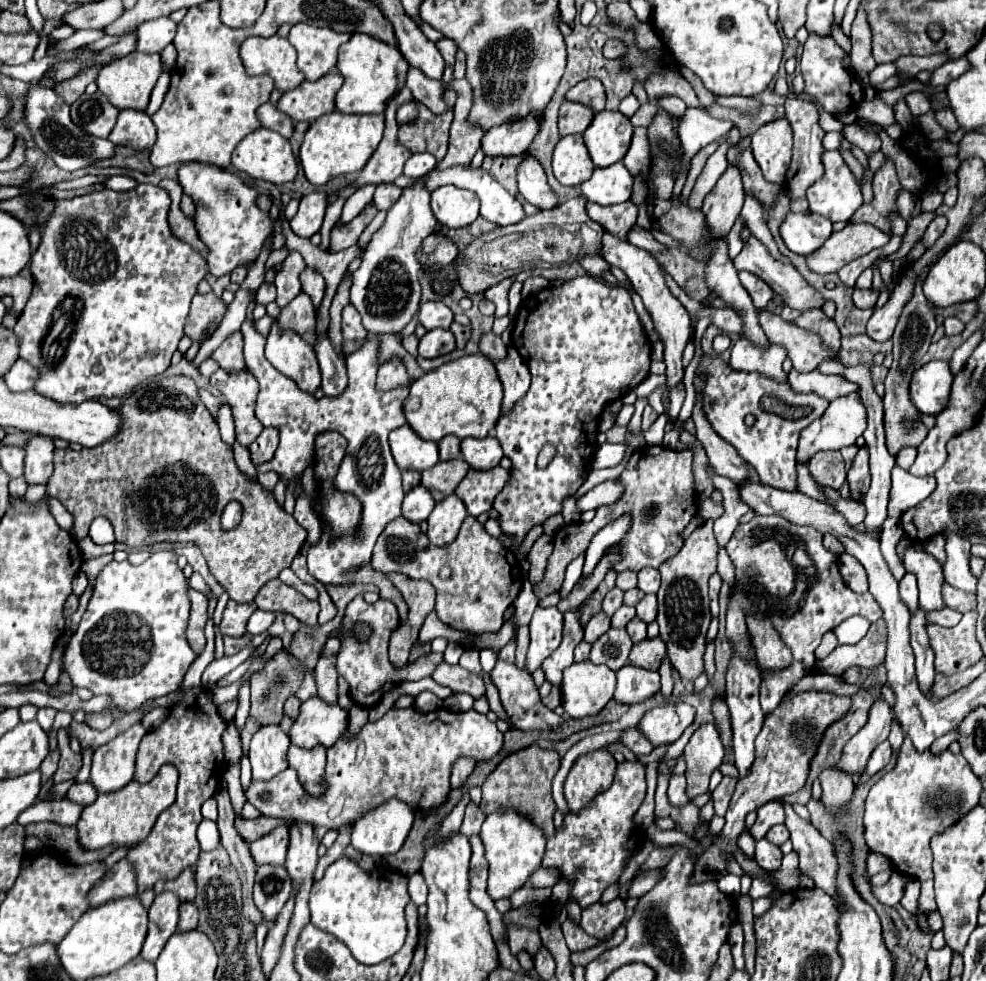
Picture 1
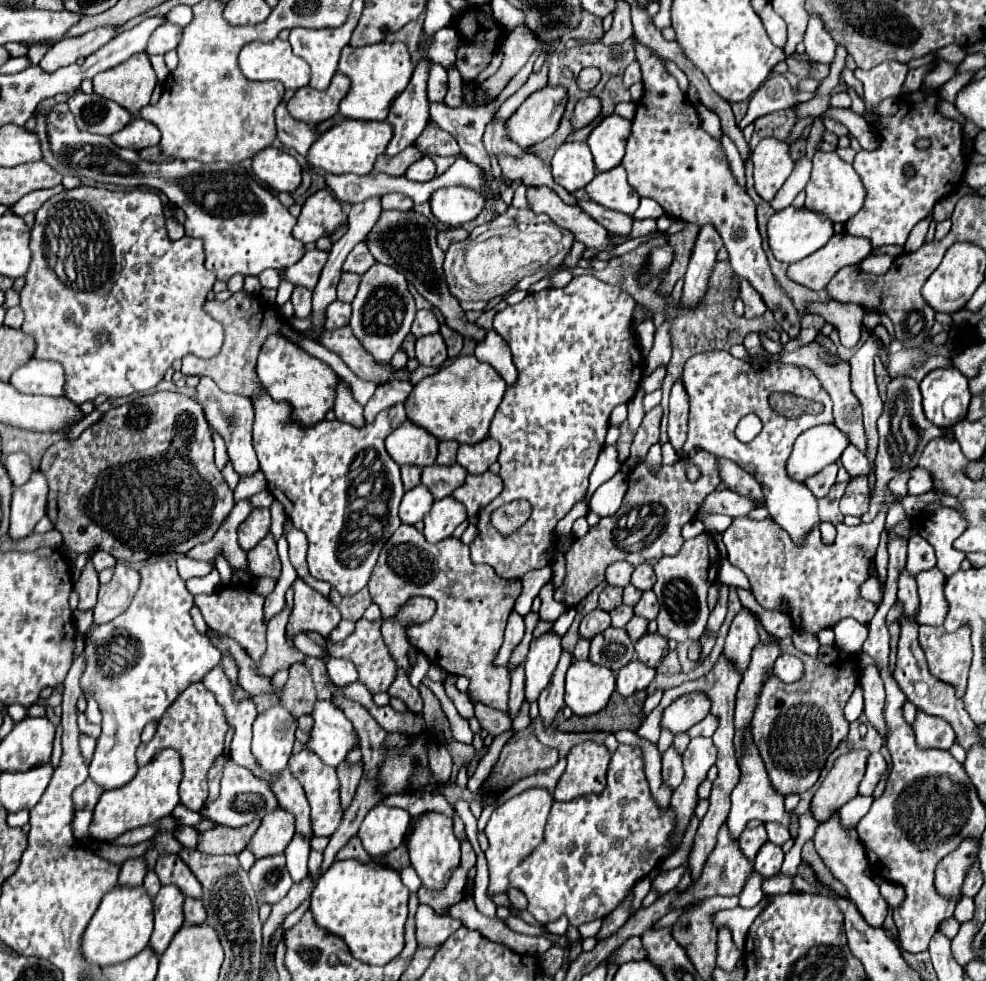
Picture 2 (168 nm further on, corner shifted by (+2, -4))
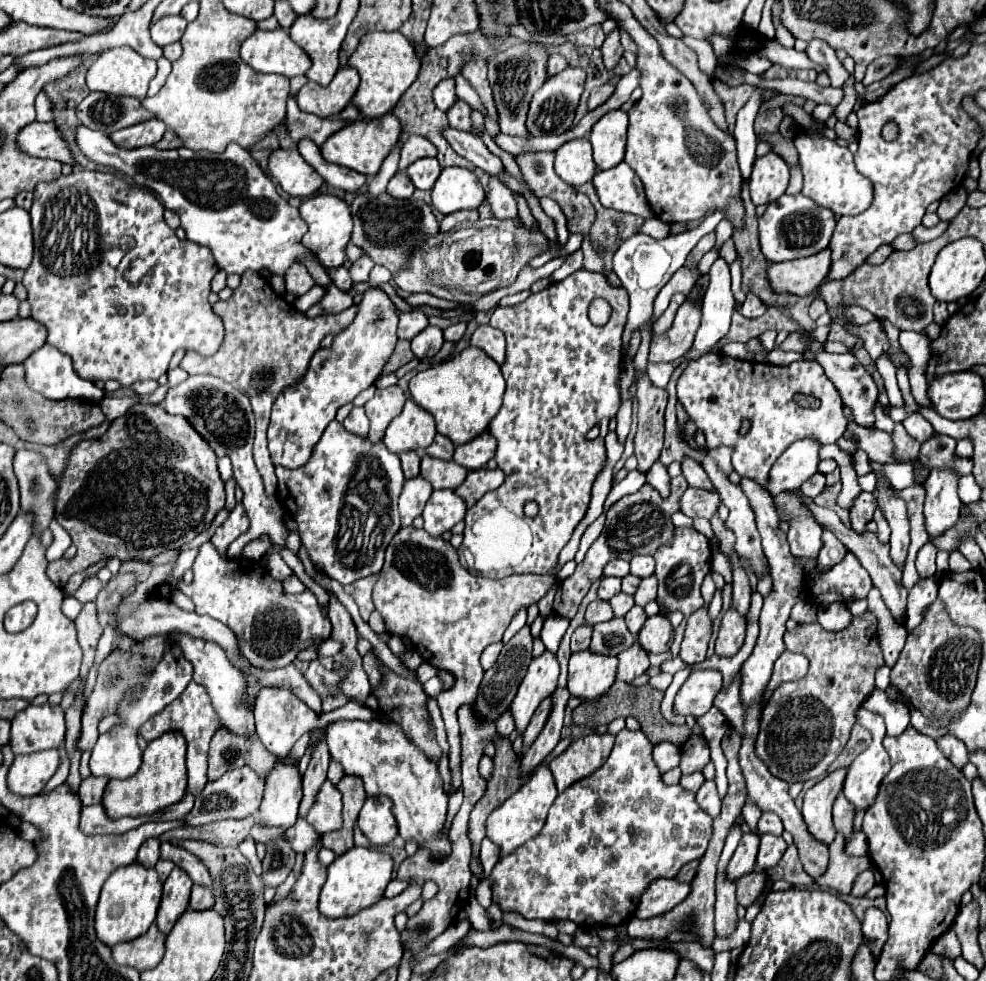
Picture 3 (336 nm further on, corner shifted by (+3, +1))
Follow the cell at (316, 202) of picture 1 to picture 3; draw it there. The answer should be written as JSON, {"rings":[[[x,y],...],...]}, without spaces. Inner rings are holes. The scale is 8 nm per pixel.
{"rings":[[[313,195],[299,207],[299,211],[303,221],[309,225],[309,231],[303,237],[303,247],[307,247],[327,271],[341,267],[347,261],[345,247],[351,243],[351,229],[353,229],[351,211],[347,203],[333,195]]]}

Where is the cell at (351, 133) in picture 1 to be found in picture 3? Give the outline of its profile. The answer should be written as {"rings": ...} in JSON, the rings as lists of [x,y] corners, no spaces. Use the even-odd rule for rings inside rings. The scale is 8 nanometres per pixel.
{"rings":[[[393,113],[383,115],[381,119],[357,119],[357,121],[349,123],[349,125],[345,125],[335,135],[331,135],[323,143],[321,153],[329,163],[335,163],[335,165],[341,165],[341,167],[347,167],[347,169],[353,169],[357,173],[373,177],[375,173],[379,173],[383,159],[399,143],[401,133],[403,133],[403,127],[401,127],[399,119]]]}

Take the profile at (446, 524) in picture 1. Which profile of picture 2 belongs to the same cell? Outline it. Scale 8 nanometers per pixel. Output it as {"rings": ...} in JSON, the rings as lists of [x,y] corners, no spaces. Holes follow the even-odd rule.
{"rings":[[[452,496],[436,500],[432,504],[432,510],[424,516],[424,538],[430,544],[438,544],[444,538],[452,536],[456,526],[460,526],[466,520],[466,508],[454,500]]]}

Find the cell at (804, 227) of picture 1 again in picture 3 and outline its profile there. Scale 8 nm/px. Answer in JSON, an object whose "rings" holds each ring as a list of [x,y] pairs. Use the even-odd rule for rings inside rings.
{"rings":[[[803,193],[781,195],[777,201],[767,205],[767,211],[759,217],[759,245],[761,253],[769,263],[781,263],[801,259],[827,249],[835,229],[835,215],[821,205],[815,205]]]}

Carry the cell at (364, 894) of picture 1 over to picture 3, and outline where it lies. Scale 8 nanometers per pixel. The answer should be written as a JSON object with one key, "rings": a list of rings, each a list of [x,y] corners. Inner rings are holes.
{"rings":[[[351,847],[347,853],[339,855],[329,865],[327,881],[319,897],[319,911],[325,917],[349,917],[365,907],[375,905],[379,899],[383,899],[383,891],[391,881],[391,873],[393,873],[393,859],[389,853],[367,847]]]}

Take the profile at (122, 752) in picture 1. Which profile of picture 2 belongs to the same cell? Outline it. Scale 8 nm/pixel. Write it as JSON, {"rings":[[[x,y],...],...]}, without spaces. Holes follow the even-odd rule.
{"rings":[[[158,560],[140,568],[140,590],[134,594],[132,604],[124,614],[116,616],[106,624],[90,628],[84,640],[84,660],[86,668],[80,678],[80,688],[84,694],[92,696],[102,712],[102,734],[96,744],[94,758],[90,762],[90,778],[104,790],[116,790],[128,784],[138,772],[136,748],[140,744],[140,734],[146,722],[160,720],[164,710],[178,698],[178,694],[194,682],[200,682],[212,666],[218,666],[222,654],[208,640],[200,636],[192,624],[190,608],[194,606],[194,596],[188,592],[184,580],[178,576],[174,560]]]}

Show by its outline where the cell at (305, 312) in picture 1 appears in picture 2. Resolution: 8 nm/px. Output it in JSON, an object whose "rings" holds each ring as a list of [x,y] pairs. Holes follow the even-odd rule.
{"rings":[[[296,286],[290,300],[292,300],[292,304],[294,304],[294,316],[296,316],[296,318],[308,318],[308,316],[310,316],[312,292],[310,292],[308,288]]]}

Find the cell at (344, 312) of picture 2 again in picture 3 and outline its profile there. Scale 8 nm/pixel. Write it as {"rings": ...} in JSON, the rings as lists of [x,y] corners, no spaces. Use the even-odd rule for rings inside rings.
{"rings":[[[333,283],[325,285],[325,295],[307,311],[307,317],[317,317],[321,313],[341,313],[353,305],[353,295],[339,291]]]}

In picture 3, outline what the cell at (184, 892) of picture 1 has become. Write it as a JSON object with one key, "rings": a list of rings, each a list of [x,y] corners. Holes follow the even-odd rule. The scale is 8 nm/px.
{"rings":[[[165,841],[161,845],[161,857],[171,859],[177,867],[181,867],[193,879],[193,883],[211,887],[211,875],[207,873],[207,867],[203,865],[203,861],[199,861],[199,857],[195,857],[193,853],[187,853],[187,849],[179,849]]]}

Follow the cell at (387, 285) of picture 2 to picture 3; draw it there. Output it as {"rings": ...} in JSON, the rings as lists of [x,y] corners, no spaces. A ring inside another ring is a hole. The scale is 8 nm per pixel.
{"rings":[[[367,289],[363,293],[355,321],[333,339],[329,349],[319,349],[313,355],[301,383],[285,389],[277,397],[269,423],[269,453],[273,465],[297,469],[311,459],[313,447],[325,427],[335,419],[339,407],[351,403],[381,375],[397,343],[397,321],[395,305],[381,289]]]}

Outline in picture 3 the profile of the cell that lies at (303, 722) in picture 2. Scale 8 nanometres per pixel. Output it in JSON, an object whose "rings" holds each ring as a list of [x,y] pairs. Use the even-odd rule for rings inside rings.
{"rings":[[[325,741],[317,743],[313,749],[313,759],[303,775],[303,799],[301,799],[301,807],[299,807],[299,817],[307,817],[311,805],[315,803],[315,797],[319,793],[319,785],[323,785],[323,781],[327,779],[327,765],[329,765],[329,749],[325,745]]]}

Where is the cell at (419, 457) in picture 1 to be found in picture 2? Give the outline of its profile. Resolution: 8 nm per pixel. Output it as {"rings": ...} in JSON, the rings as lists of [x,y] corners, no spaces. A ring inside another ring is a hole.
{"rings":[[[410,420],[386,438],[386,452],[400,466],[432,466],[436,462],[436,450],[438,440]]]}

